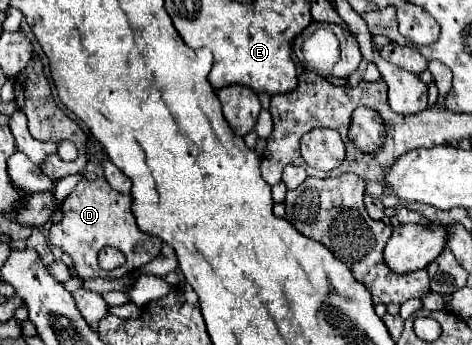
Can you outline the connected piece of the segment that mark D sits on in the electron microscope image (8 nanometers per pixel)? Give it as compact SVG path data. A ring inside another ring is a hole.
M89 162L85 170L91 172L93 178L83 176L79 180L79 184L73 188L73 192L65 198L65 202L61 204L63 220L51 226L49 242L53 246L59 246L65 254L71 256L75 276L79 280L121 278L121 276L137 270L139 266L145 266L147 262L151 262L159 254L163 240L139 230L139 226L133 218L133 212L131 212L131 202L133 202L131 196L111 190L111 186L107 184L107 180L103 176L103 168L99 164ZM103 246L119 248L127 258L125 264L111 272L103 272L97 264L97 254Z

